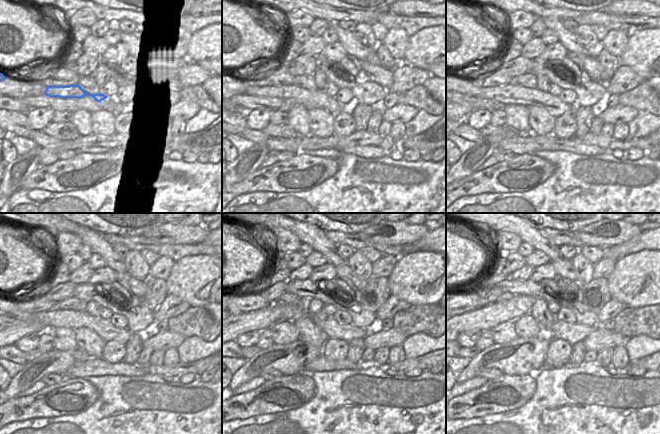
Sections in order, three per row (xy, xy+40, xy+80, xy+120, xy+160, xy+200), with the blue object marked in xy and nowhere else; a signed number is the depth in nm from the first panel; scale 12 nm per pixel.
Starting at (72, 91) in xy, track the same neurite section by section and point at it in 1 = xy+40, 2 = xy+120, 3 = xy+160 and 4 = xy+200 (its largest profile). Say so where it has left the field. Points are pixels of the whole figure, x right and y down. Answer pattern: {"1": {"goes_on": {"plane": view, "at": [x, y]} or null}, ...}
{"1": {"goes_on": {"plane": "xy+40", "at": [310, 99]}}, "2": {"goes_on": {"plane": "xy+120", "at": [57, 318]}}, "3": {"goes_on": {"plane": "xy+160", "at": [329, 327]}}, "4": {"goes_on": {"plane": "xy+200", "at": [573, 333]}}}

